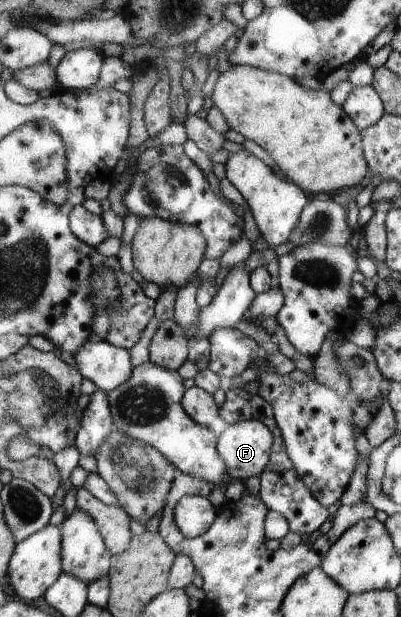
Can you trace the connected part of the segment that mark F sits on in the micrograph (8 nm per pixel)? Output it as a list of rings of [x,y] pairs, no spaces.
[[[255,419],[239,420],[230,424],[219,437],[217,437],[216,449],[219,457],[223,459],[225,471],[230,480],[247,481],[251,477],[261,475],[269,463],[269,457],[273,446],[273,435],[261,421]]]

